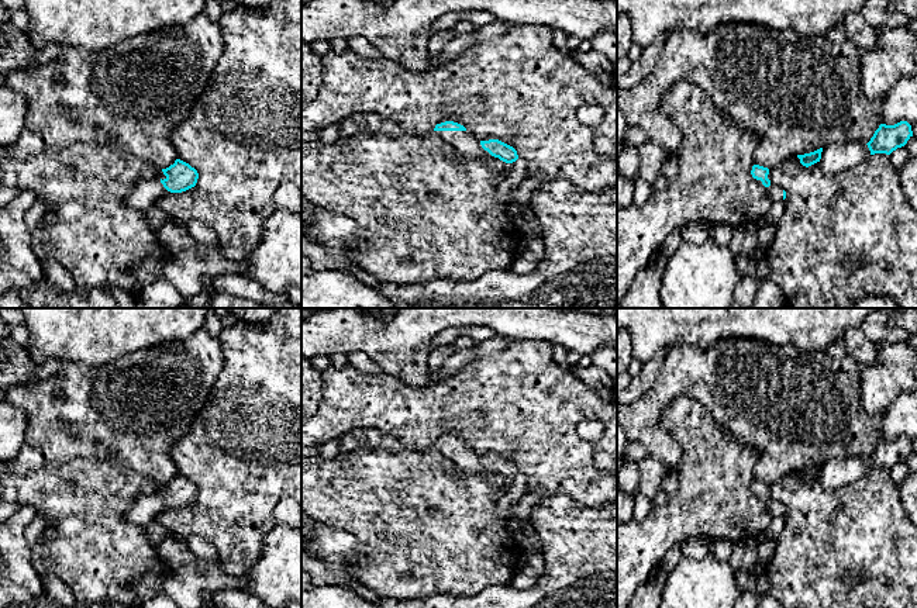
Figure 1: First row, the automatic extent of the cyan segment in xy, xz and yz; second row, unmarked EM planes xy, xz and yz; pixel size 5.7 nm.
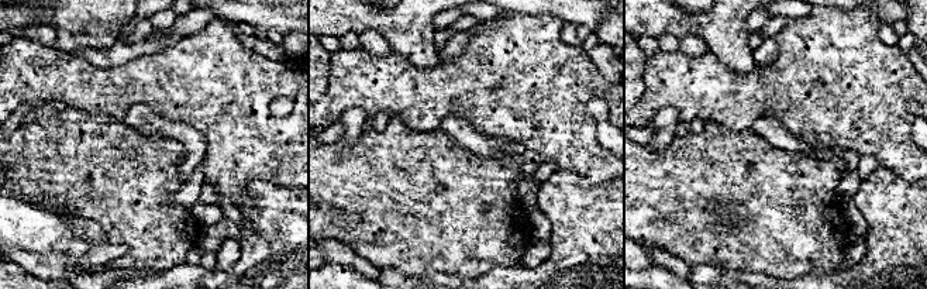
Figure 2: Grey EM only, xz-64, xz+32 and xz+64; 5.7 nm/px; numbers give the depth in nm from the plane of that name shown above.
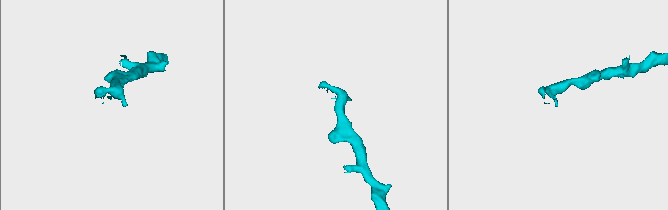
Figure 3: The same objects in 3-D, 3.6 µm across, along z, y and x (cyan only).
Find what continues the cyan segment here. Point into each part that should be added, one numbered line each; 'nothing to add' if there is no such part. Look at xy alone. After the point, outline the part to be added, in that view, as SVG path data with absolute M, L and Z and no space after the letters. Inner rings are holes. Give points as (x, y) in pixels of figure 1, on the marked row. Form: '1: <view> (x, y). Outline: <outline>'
1: xy (147, 192). Outline: M141 179L134 184L134 189L128 193L125 204L128 208L146 211L148 208L155 205L156 201L166 193L169 191L163 187L161 179Z

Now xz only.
1: xz (464, 142). Outline: M434 131L444 142L454 148L459 155L469 159L490 156L480 145L480 141L468 131Z

